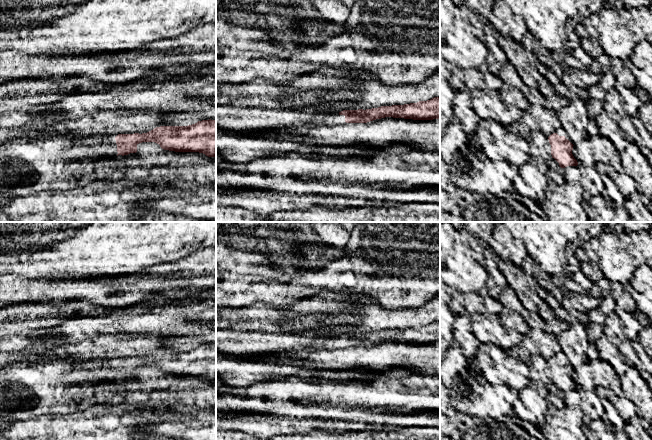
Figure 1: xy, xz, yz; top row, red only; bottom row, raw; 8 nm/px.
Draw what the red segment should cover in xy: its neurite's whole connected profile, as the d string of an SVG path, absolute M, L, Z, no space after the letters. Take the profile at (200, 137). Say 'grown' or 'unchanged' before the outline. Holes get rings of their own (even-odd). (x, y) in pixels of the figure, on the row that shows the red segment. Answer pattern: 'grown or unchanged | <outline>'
grown | M202 120L188 126L160 126L147 133L112 134L86 136L68 152L61 155L65 161L84 159L112 159L118 155L137 152L137 145L142 142L155 142L164 150L175 152L199 152L208 157L216 157L216 120Z

